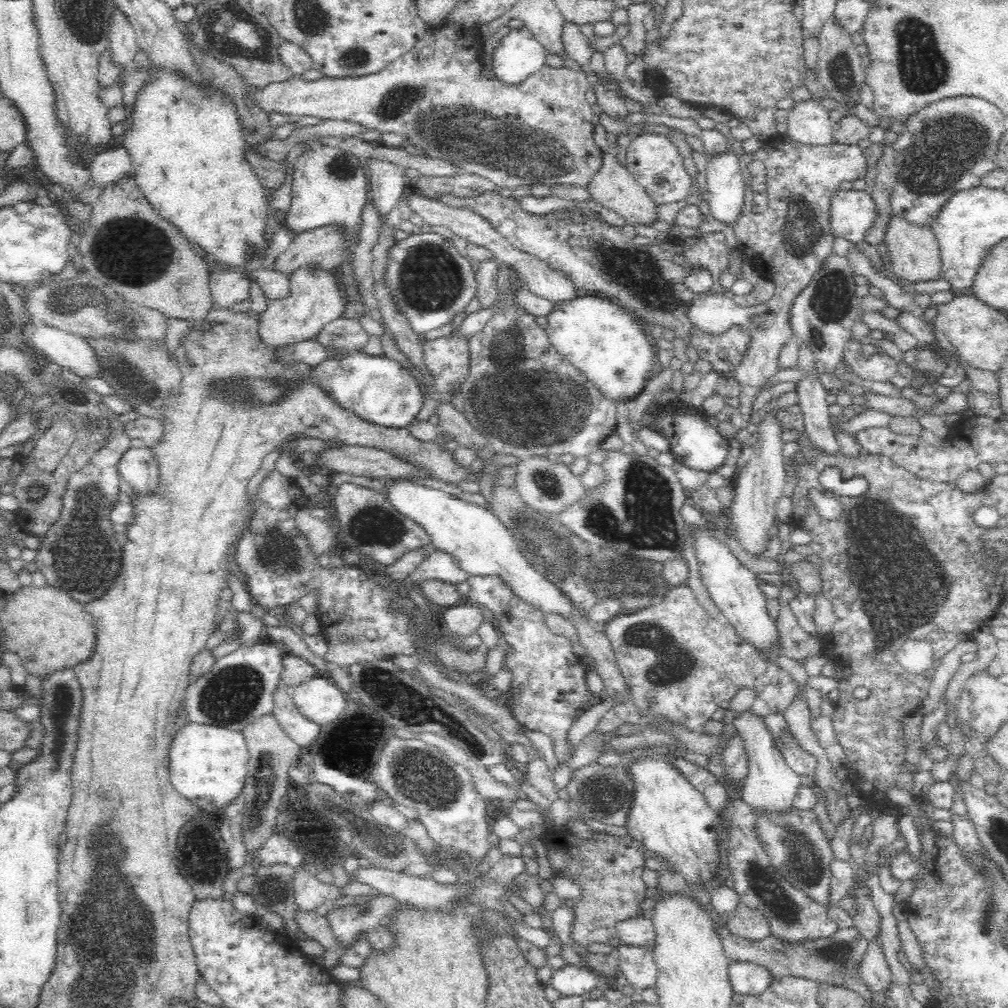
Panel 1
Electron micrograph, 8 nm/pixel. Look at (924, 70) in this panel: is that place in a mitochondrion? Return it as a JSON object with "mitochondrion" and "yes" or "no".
{"mitochondrion":"yes"}

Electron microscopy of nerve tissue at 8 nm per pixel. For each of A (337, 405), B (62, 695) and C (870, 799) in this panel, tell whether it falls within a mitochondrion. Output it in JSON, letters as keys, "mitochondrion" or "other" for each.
{"A":"other","B":"mitochondrion","C":"other"}

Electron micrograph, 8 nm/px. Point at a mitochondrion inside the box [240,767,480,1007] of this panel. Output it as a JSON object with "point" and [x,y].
{"point":[378,840]}

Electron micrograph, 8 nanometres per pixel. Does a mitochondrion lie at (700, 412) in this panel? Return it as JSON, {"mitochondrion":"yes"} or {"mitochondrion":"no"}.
{"mitochondrion":"no"}

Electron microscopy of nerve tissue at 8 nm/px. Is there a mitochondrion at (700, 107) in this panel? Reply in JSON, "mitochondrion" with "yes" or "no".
{"mitochondrion":"no"}

